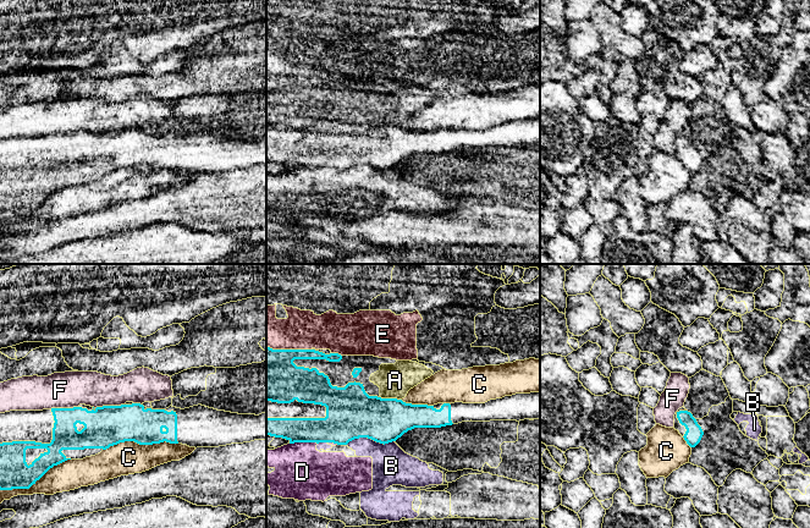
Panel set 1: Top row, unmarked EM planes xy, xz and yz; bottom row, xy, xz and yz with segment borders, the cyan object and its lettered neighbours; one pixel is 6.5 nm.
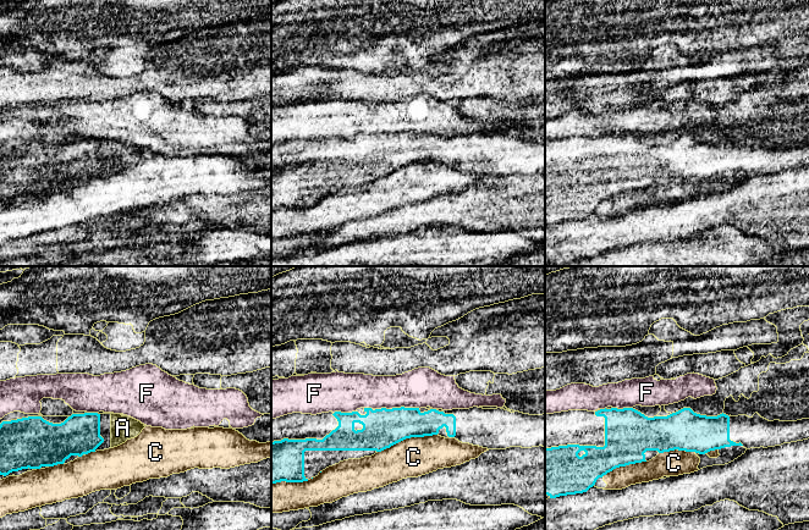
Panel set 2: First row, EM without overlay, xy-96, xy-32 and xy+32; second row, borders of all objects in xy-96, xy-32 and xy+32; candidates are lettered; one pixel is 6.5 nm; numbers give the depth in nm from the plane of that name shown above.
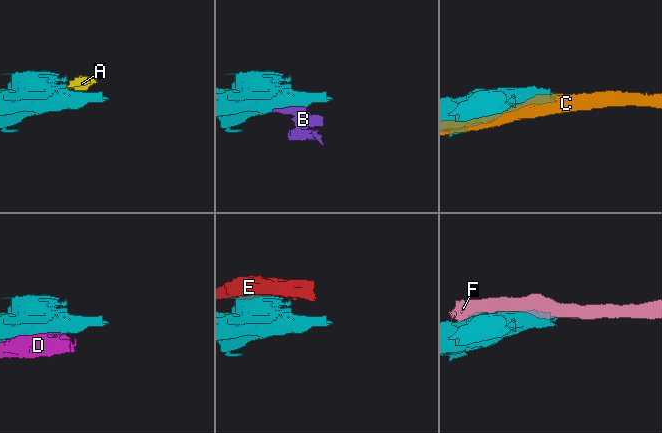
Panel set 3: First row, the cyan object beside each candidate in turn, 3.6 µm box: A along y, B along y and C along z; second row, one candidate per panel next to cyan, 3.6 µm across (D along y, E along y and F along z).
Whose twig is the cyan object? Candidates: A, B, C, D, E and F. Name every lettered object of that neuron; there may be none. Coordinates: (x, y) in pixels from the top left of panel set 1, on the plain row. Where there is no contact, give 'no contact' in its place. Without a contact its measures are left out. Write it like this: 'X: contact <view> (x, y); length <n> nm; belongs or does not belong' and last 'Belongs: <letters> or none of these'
A: contact xz (391, 125); length 150 nm; does not belong
B: contact xz (369, 164); length 320 nm; does not belong
C: contact xy (139, 170); length 500 nm; does not belong
D: contact xz (303, 168); length 180 nm; does not belong
E: contact xz (288, 76); length 300 nm; does not belong
F: contact xy (108, 132); length 200 nm; does not belong
Belongs: none of these

